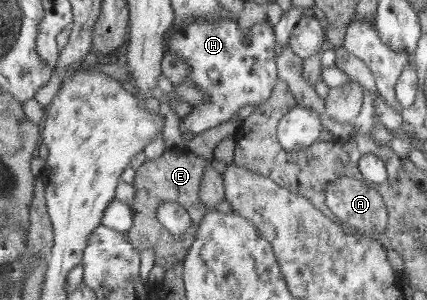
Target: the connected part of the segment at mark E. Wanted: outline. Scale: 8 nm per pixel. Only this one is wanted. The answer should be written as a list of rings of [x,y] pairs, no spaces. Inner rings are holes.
[[[167,150],[158,160],[148,159],[148,162],[138,170],[138,176],[136,176],[137,197],[134,204],[129,205],[134,212],[134,226],[133,229],[130,228],[129,240],[138,250],[153,248],[157,251],[158,246],[165,246],[165,244],[172,246],[173,248],[170,248],[170,251],[173,262],[158,264],[165,272],[185,259],[189,249],[184,248],[182,242],[178,242],[179,236],[177,234],[172,234],[170,228],[166,228],[164,224],[158,222],[158,208],[168,201],[178,202],[190,212],[190,216],[194,216],[194,222],[200,226],[200,222],[208,213],[201,199],[201,184],[207,164],[208,159],[193,153],[175,154]]]

